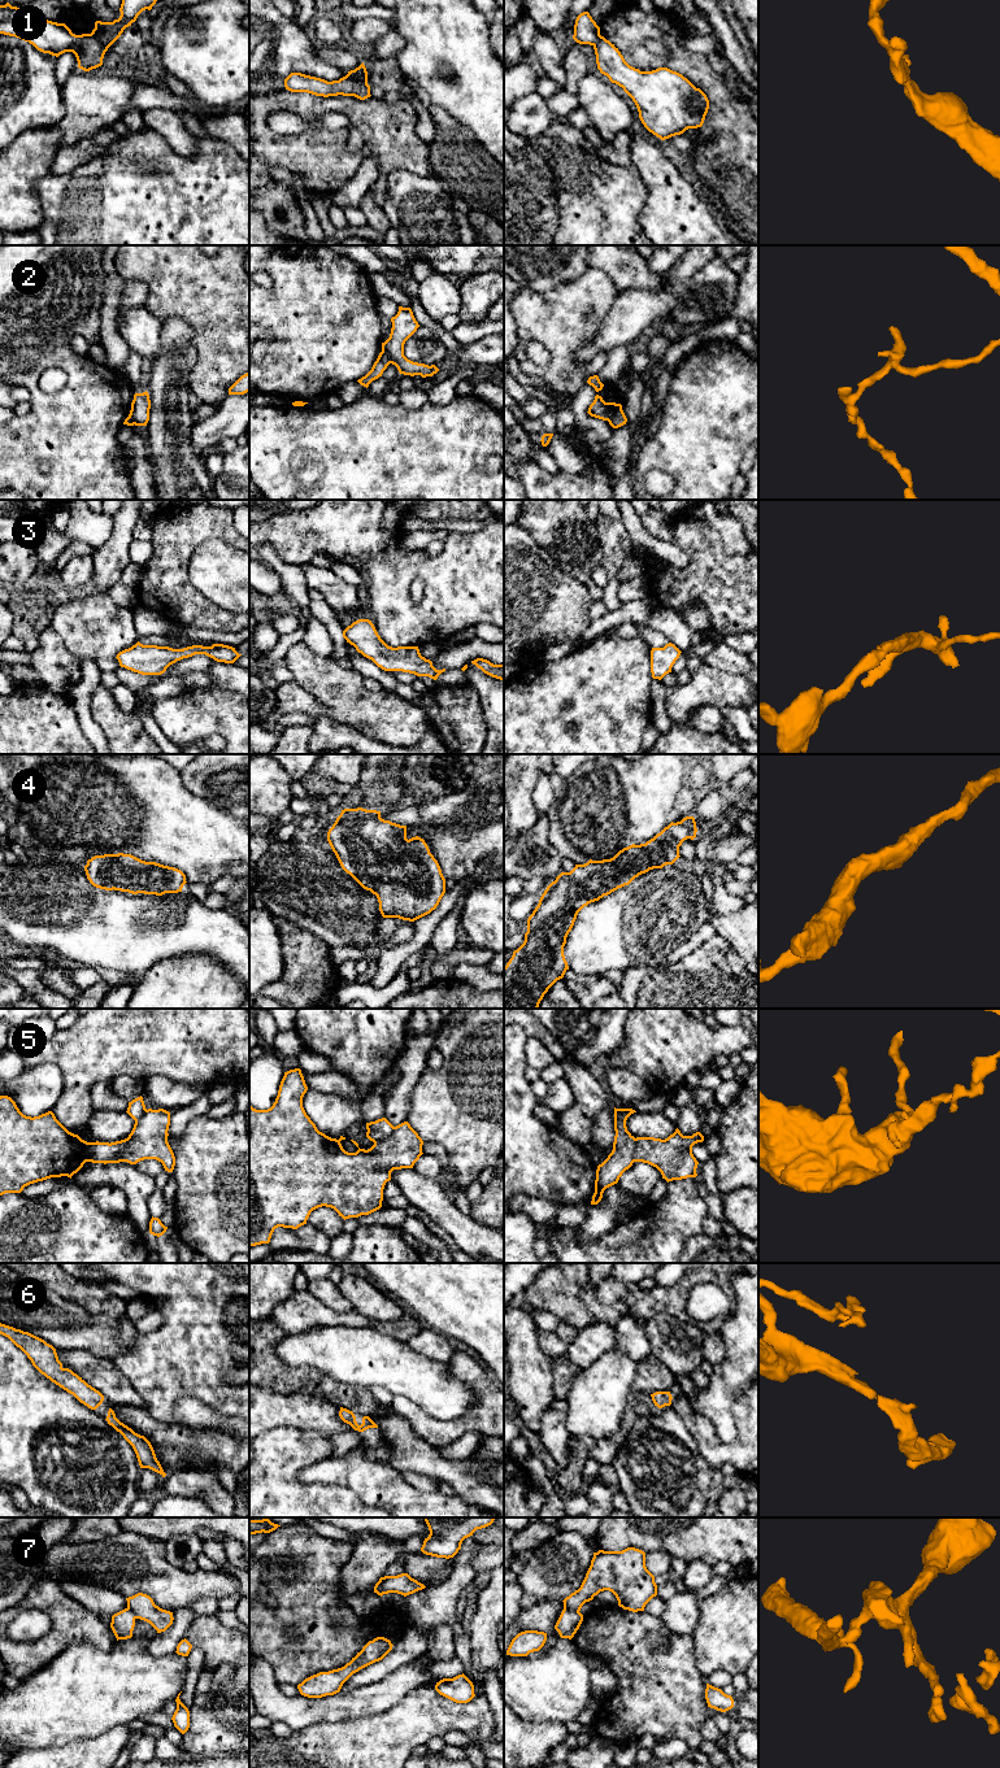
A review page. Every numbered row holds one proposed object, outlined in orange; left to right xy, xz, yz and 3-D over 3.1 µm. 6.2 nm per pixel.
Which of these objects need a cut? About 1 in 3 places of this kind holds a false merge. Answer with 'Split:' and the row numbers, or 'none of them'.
Split: 1, 2, 5, 7

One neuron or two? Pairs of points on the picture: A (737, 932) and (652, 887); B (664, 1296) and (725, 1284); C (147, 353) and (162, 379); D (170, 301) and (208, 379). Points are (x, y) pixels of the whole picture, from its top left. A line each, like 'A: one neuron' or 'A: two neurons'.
A: one neuron
B: one neuron
C: two neurons
D: one neuron

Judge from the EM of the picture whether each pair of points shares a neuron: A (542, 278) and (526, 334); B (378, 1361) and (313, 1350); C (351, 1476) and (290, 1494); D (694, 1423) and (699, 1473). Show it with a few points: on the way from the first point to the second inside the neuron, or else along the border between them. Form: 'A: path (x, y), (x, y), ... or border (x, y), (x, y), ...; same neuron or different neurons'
A: border (568, 283), (560, 283), (544, 292), (522, 287); different neurons
B: path (362, 1357), (329, 1350); same neuron
C: border (298, 1472), (305, 1483), (333, 1484), (353, 1492); different neurons
D: border (682, 1418), (699, 1454), (714, 1470); different neurons

